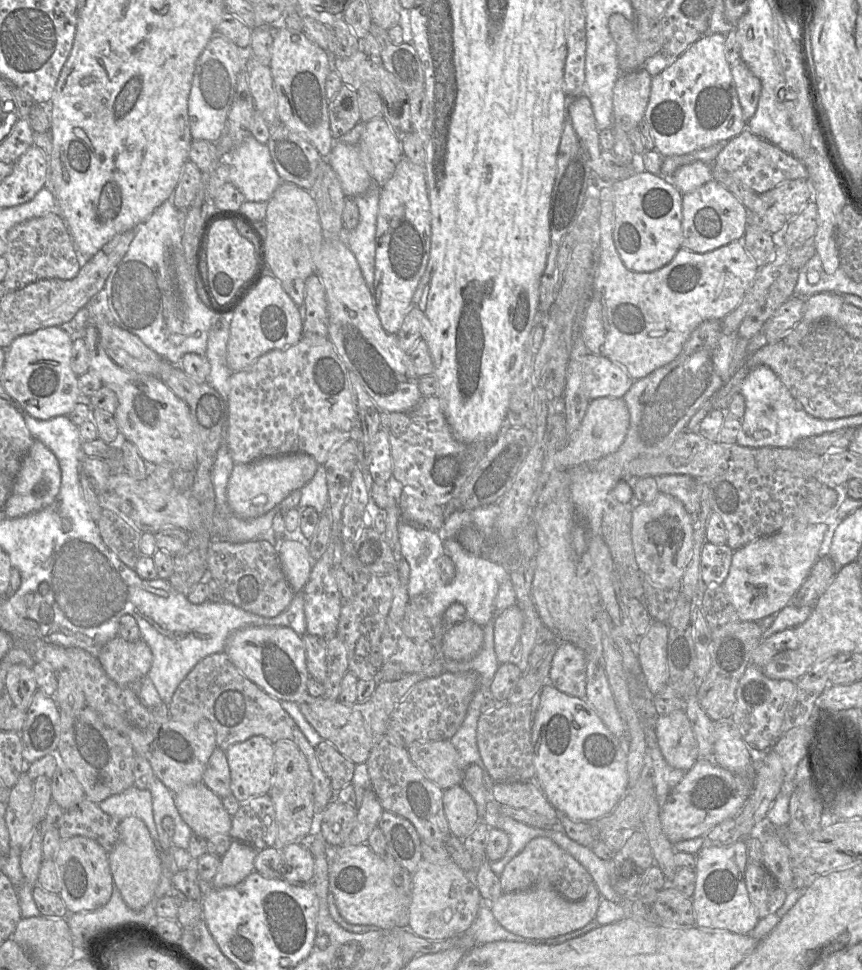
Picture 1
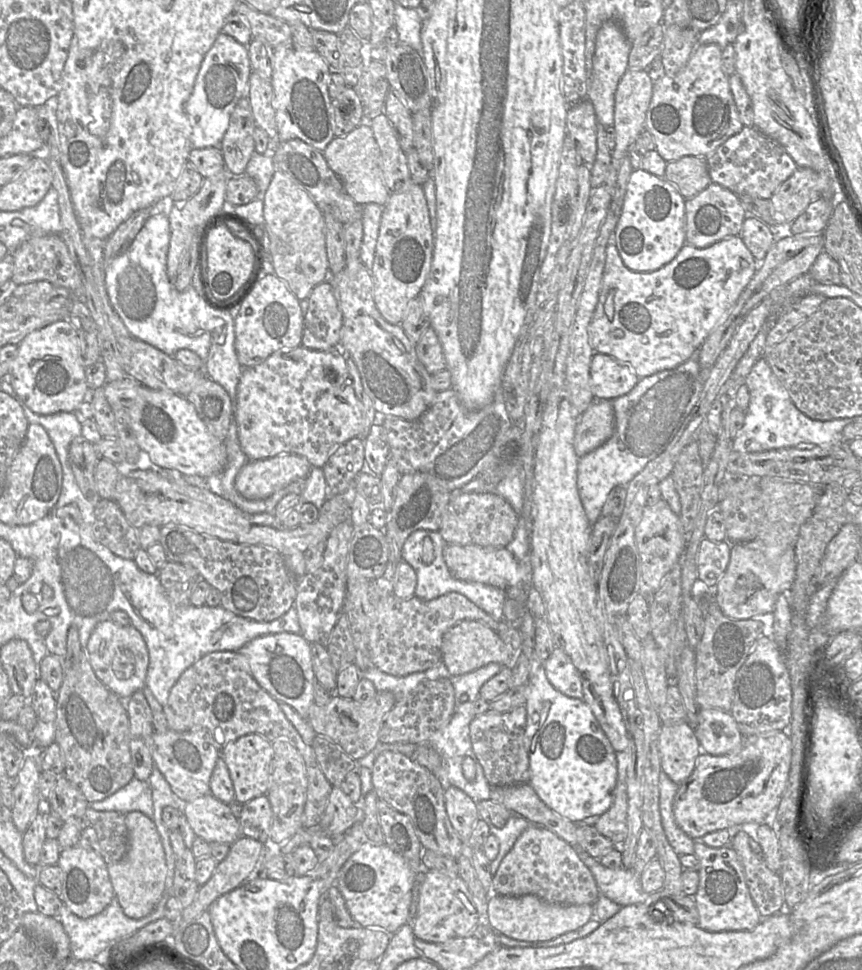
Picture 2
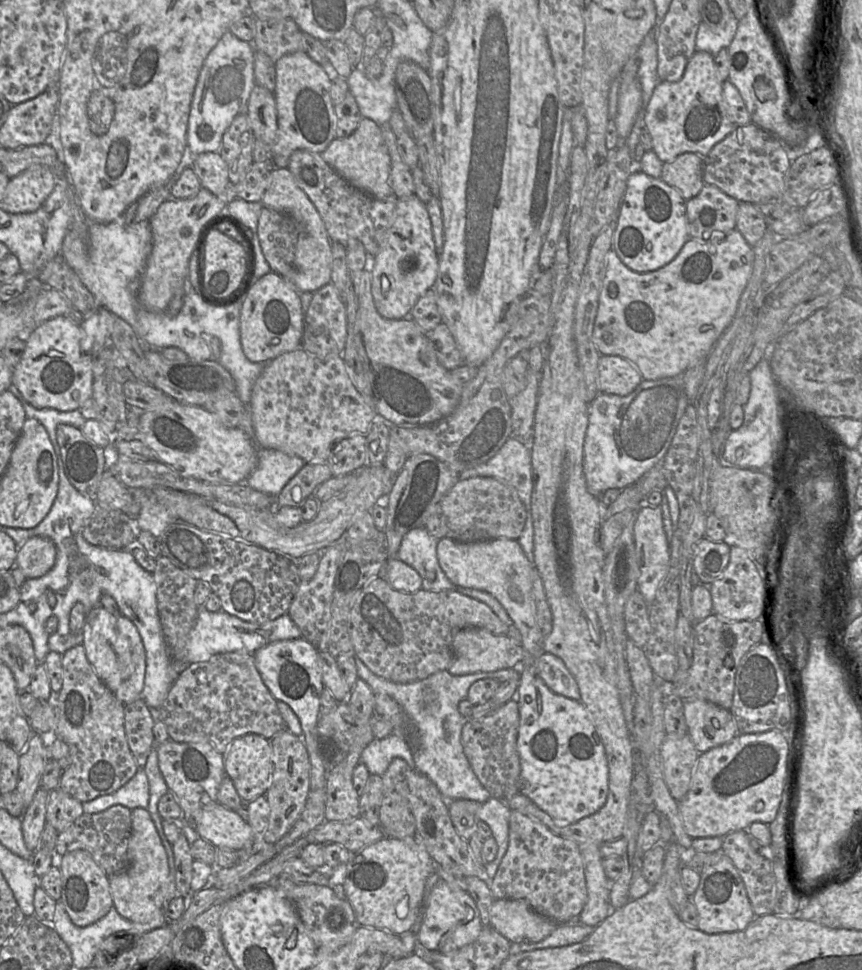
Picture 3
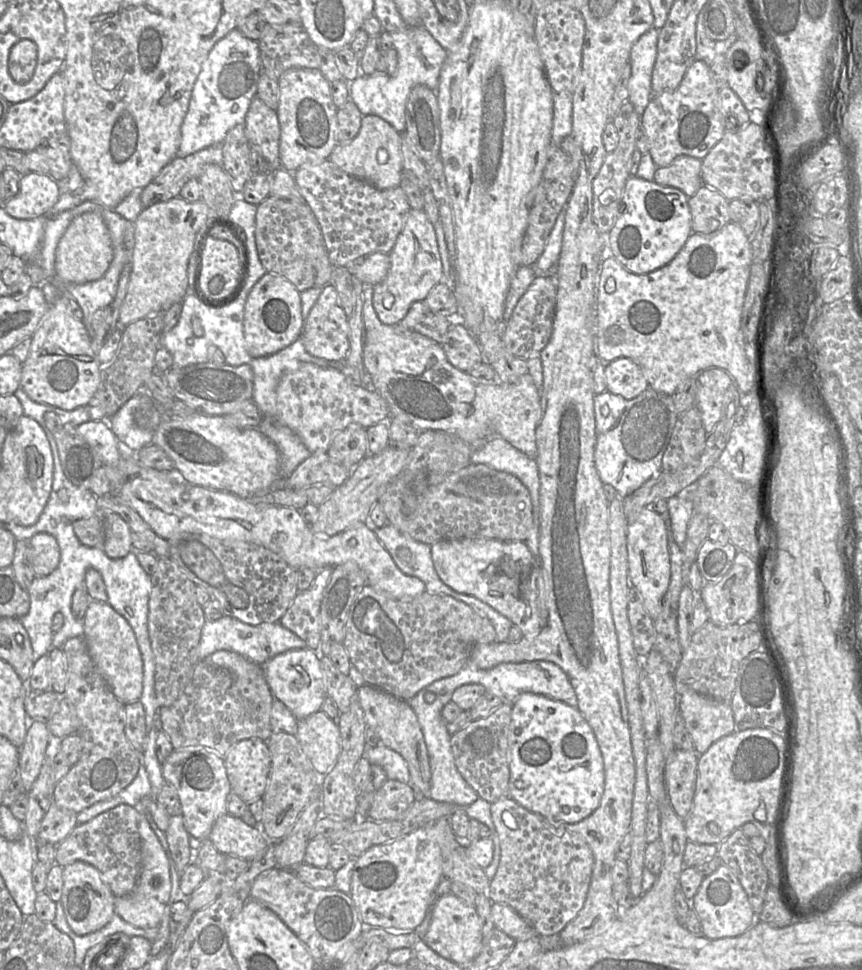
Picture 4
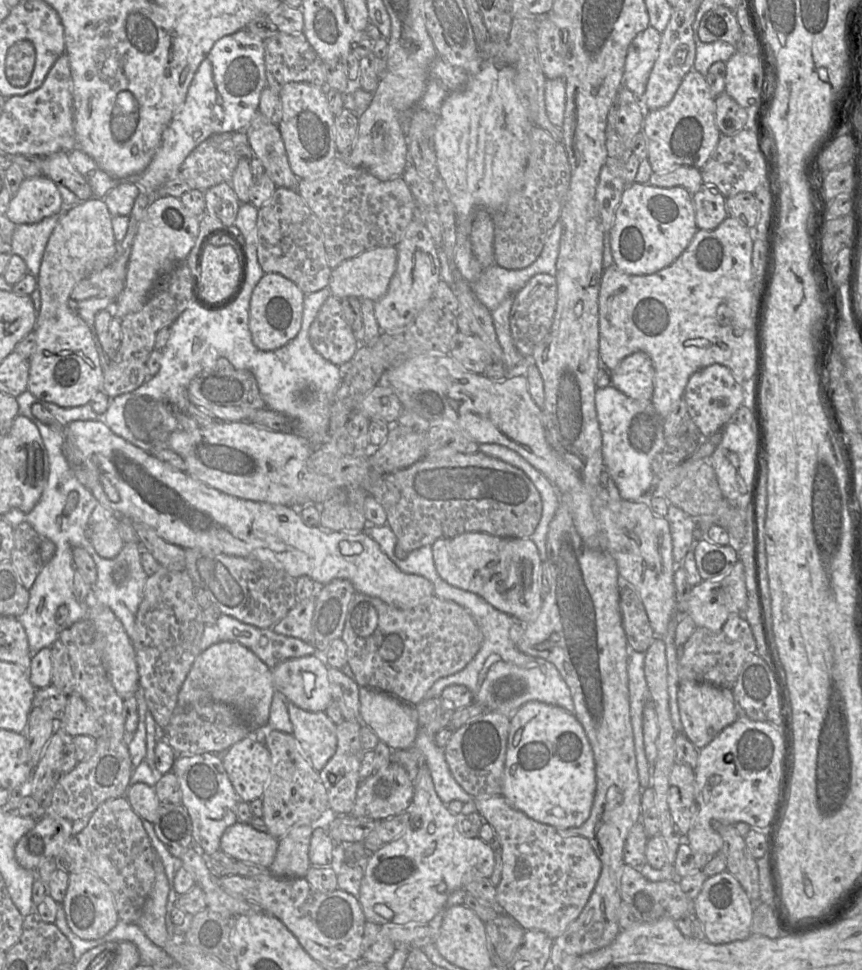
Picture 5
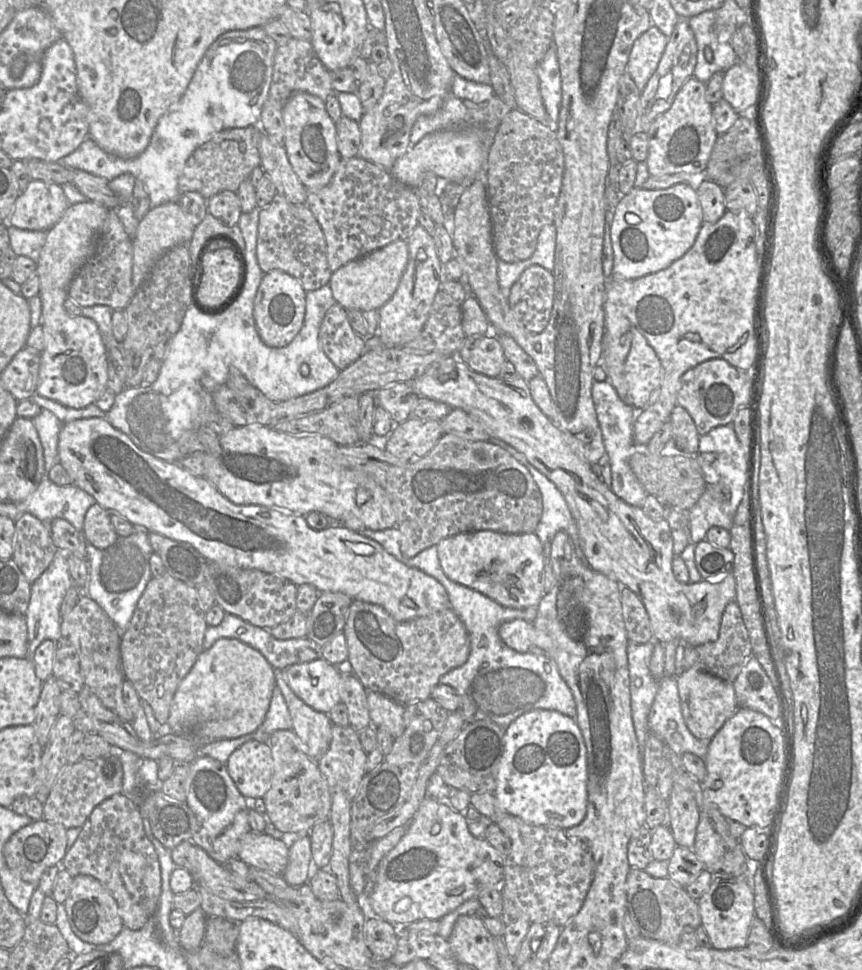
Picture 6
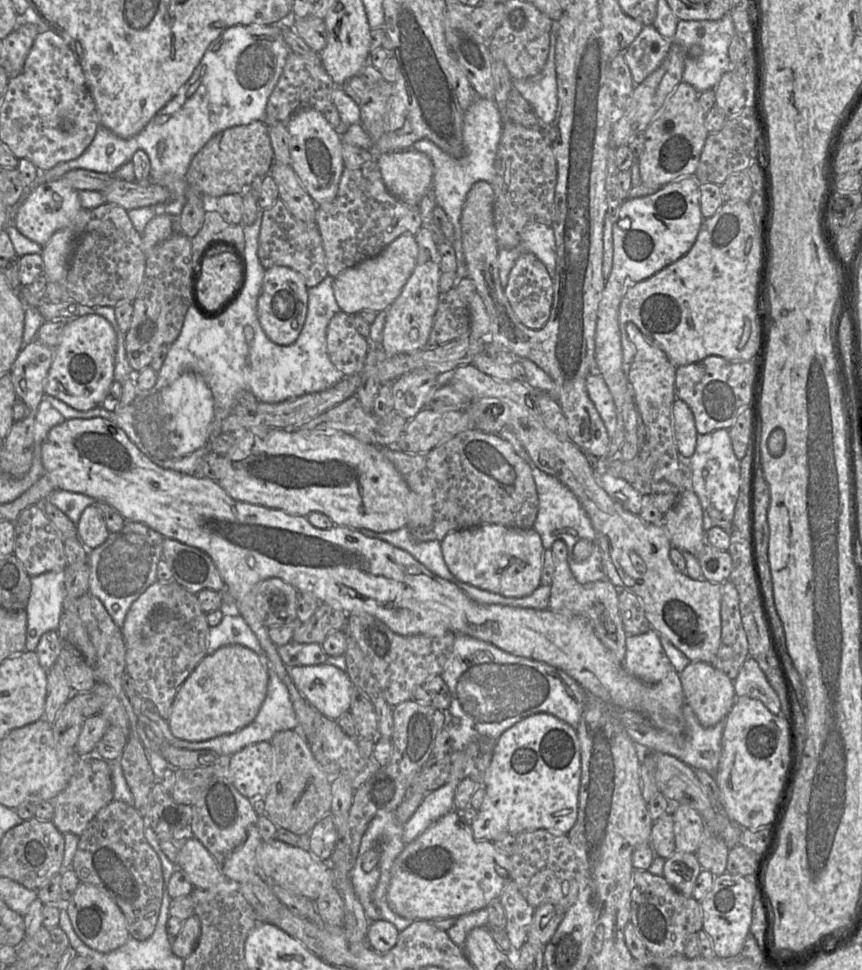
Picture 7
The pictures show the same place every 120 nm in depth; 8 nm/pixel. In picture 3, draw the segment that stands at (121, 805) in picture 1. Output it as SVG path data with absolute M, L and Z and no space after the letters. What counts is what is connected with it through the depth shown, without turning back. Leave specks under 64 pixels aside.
M139 768L137 773L115 792L83 803L83 812L86 814L99 813L114 805L122 805L130 810L147 809L149 798L150 789L147 775L144 768Z

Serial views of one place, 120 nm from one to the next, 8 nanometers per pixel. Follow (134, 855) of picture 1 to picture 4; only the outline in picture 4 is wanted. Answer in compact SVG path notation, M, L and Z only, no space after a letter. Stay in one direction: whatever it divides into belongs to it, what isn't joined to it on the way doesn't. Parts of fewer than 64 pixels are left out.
M139 812L139 833L142 848L142 870L134 890L126 896L115 897L115 913L134 927L152 929L159 927L165 907L169 901L172 883L166 853L152 830L144 812Z

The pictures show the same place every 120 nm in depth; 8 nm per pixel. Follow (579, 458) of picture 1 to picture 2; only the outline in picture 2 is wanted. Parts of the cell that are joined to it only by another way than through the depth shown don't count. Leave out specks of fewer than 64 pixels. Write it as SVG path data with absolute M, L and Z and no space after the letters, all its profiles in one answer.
M595 399L580 416L573 446L578 458L604 444L613 434L615 415L611 400Z

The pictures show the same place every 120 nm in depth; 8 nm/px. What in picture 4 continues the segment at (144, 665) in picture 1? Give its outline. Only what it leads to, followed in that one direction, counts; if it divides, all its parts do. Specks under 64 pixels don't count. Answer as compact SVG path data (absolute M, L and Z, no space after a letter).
M97 600L90 601L83 625L89 655L112 693L124 705L139 701L143 688L143 662L131 626L107 602Z

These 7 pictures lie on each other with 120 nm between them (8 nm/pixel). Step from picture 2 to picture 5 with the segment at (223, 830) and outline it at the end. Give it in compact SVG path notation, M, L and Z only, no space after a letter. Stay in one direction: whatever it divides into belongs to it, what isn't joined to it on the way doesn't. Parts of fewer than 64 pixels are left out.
M237 821L223 833L220 849L236 861L269 868L277 852L278 840L250 824Z

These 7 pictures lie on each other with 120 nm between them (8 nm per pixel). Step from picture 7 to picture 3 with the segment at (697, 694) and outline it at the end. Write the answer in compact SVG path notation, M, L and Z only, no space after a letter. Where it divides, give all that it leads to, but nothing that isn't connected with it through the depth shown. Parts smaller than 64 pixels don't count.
M705 700L684 701L684 716L688 735L699 753L728 743L740 734L730 709Z

